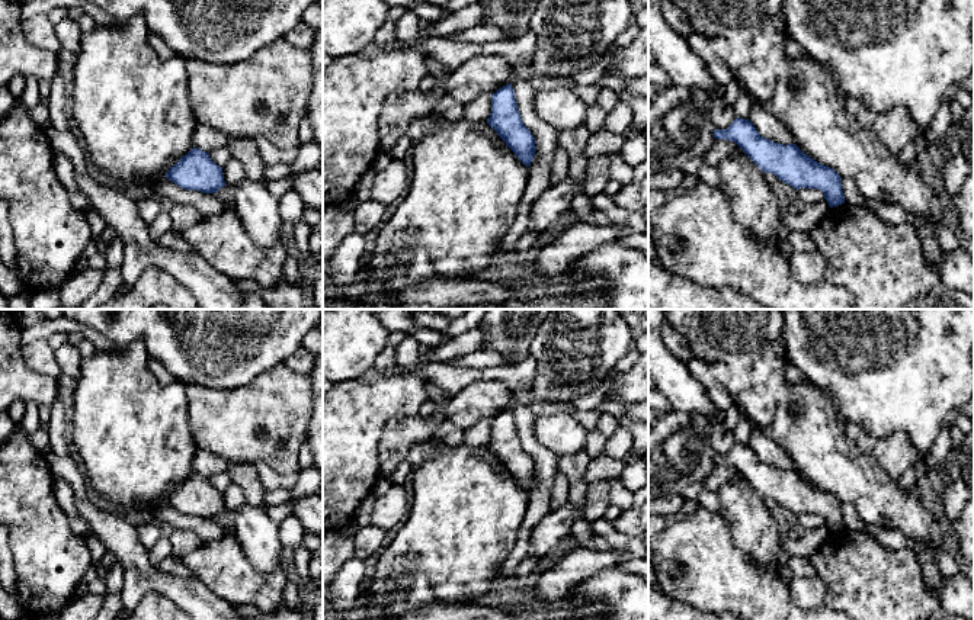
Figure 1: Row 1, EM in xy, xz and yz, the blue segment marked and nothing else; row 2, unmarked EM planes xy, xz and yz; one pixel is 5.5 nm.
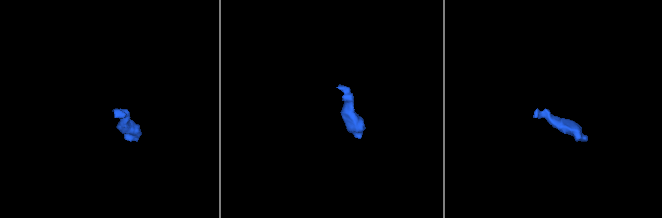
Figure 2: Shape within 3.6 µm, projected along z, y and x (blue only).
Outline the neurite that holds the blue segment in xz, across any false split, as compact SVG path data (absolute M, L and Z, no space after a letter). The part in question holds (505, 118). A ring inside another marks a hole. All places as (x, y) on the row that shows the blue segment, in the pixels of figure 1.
M512 83L491 94L491 113L487 123L515 155L529 167L536 148L535 138L522 122Z

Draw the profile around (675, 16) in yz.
M661 0L661 12L672 29L680 36L686 38L692 33L691 23L680 7L675 6L670 0Z

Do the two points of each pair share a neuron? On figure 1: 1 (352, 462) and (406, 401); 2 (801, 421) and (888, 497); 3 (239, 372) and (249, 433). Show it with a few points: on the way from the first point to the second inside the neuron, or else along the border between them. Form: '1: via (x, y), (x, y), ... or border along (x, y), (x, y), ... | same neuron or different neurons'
1: via (352, 443), (387, 407) | same neuron
2: via (823, 443), (867, 484) | same neuron
3: border along (271, 368), (239, 386), (208, 388) | different neurons

